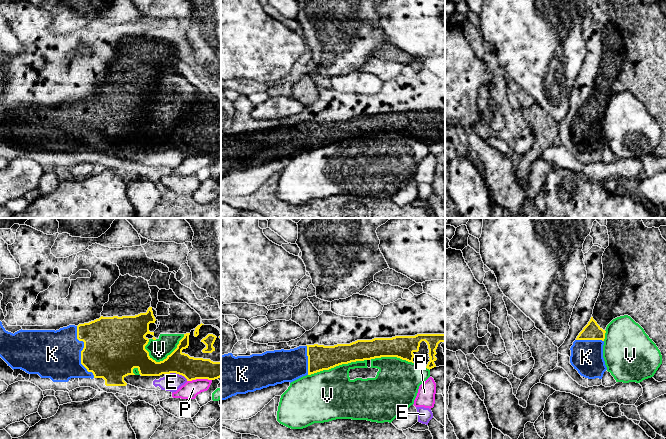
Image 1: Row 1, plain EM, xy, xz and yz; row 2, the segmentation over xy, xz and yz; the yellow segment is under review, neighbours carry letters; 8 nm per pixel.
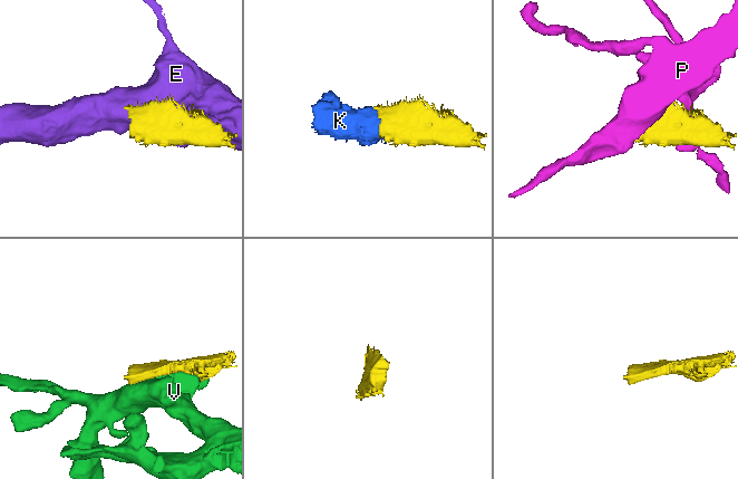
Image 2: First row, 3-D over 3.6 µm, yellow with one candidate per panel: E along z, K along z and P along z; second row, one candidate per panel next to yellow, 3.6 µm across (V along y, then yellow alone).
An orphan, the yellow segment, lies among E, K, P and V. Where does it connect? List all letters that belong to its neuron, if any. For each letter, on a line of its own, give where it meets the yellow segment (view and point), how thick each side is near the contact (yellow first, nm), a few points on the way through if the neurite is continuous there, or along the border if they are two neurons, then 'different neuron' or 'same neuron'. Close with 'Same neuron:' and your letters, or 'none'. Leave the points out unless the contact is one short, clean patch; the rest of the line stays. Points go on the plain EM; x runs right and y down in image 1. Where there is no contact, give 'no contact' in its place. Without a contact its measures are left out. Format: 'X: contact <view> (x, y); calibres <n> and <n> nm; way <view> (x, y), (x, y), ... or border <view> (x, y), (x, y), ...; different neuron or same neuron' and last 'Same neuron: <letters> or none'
E: contact xy (176, 149); calibres 180 and 150 nm; border xy (165, 150), (178, 149), (187, 156); different neuron
K: contact xy (81, 128); calibres 460 and 380 nm; same neuron
P: contact xy (199, 154); calibres 180 and 140 nm; border xy (211, 155), (192, 155), (187, 157); different neuron
V: contact xy (166, 134); calibres 200 and 170 nm; different neuron
Same neuron: K

